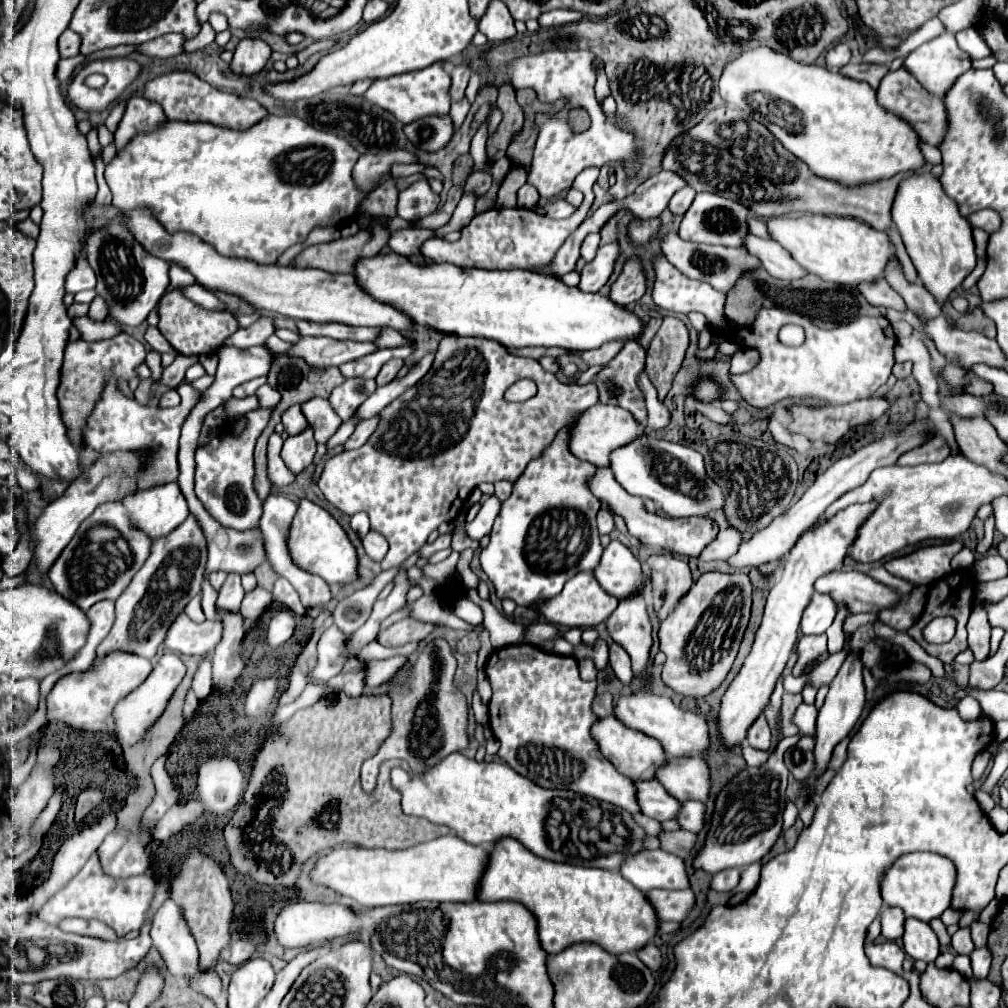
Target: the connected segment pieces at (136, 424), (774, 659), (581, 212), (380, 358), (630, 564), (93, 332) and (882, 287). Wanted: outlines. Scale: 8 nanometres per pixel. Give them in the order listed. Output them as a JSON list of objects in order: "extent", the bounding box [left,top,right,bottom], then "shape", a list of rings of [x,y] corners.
[{"extent":[84,382,202,490],"shape":[[[182,382],[178,390],[182,396],[182,402],[176,408],[164,410],[164,408],[142,406],[136,400],[130,400],[124,394],[120,394],[118,388],[114,384],[110,384],[104,390],[100,404],[94,408],[92,416],[88,418],[84,442],[96,450],[102,450],[102,452],[120,450],[120,448],[146,448],[148,444],[156,444],[160,448],[160,460],[156,460],[156,464],[152,464],[152,468],[148,468],[148,472],[144,472],[144,476],[140,476],[140,490],[150,488],[150,486],[158,486],[164,482],[176,482],[176,478],[178,478],[176,454],[178,454],[180,430],[182,430],[184,420],[192,412],[192,408],[202,398],[202,394],[198,390],[194,390],[194,386],[188,382]]]},{"extent":[718,500,876,746],"shape":[[[876,500],[864,502],[864,504],[852,504],[840,512],[836,512],[832,518],[828,518],[824,524],[816,526],[814,530],[806,530],[798,542],[792,546],[792,550],[786,556],[786,566],[772,586],[764,610],[762,624],[756,632],[756,642],[752,646],[750,656],[746,658],[742,670],[738,676],[732,680],[730,688],[722,696],[722,708],[718,714],[720,722],[720,734],[728,746],[740,744],[746,738],[746,732],[750,724],[762,714],[776,680],[780,678],[786,660],[792,652],[792,648],[798,642],[798,630],[800,630],[800,620],[804,610],[808,608],[812,594],[814,594],[814,582],[830,574],[834,570],[840,570],[864,520],[876,510]]]},{"extent":[422,166,600,270],"shape":[[[590,166],[576,176],[572,188],[584,194],[584,202],[578,208],[578,212],[568,220],[550,220],[546,216],[536,216],[536,212],[524,208],[486,210],[472,218],[472,222],[462,230],[462,238],[458,242],[448,242],[444,238],[426,240],[426,244],[422,244],[424,256],[432,258],[432,262],[436,264],[454,264],[454,266],[484,268],[484,270],[514,270],[514,268],[532,270],[544,266],[552,260],[552,256],[566,242],[566,238],[584,222],[586,212],[594,200],[592,184],[596,182],[598,172],[600,172],[598,168]]]},{"extent":[340,346,412,378],"shape":[[[400,346],[400,348],[388,348],[388,350],[376,350],[368,356],[362,356],[360,360],[352,360],[348,364],[342,364],[340,366],[340,372],[346,376],[346,378],[374,378],[380,368],[392,360],[392,358],[408,358],[412,354],[412,348],[410,346]]]},{"extent":[594,540,650,600],"shape":[[[612,540],[604,550],[594,576],[598,584],[618,600],[630,598],[650,586],[650,578],[642,572],[638,558],[618,540]]]},{"extent":[72,316,122,342],"shape":[[[78,316],[72,320],[76,330],[80,332],[80,338],[86,342],[98,342],[98,340],[108,340],[112,336],[118,336],[122,330],[114,324],[112,318],[106,318],[102,322],[92,320],[90,316]]]},{"extent":[860,280,906,312],"shape":[[[878,280],[876,284],[860,284],[860,292],[872,306],[896,308],[898,312],[906,310],[906,302],[892,290],[892,286],[886,280]]]}]

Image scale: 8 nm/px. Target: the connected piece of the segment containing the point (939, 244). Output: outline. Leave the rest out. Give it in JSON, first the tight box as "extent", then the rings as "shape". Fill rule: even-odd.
{"extent":[892,172,976,306],"shape":[[[930,172],[912,174],[902,180],[900,194],[896,194],[896,204],[892,206],[892,220],[924,288],[928,288],[936,302],[944,306],[950,302],[950,292],[954,292],[976,266],[976,246],[970,222],[960,216],[956,202],[942,190],[942,184]]]}

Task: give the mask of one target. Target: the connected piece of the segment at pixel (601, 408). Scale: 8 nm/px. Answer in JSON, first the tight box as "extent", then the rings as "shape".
{"extent":[570,404,648,468],"shape":[[[596,404],[588,412],[584,412],[584,416],[580,416],[580,420],[574,424],[570,450],[580,460],[592,462],[598,468],[608,468],[610,466],[610,454],[616,448],[622,448],[622,446],[626,446],[626,444],[630,444],[630,442],[634,442],[646,434],[648,434],[646,426],[640,426],[628,410],[624,410],[620,406]]]}

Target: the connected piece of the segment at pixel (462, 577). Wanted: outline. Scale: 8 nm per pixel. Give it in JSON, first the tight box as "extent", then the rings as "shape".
{"extent":[456,549,479,589],"shape":[[[466,549],[460,554],[459,561],[456,566],[458,580],[469,589],[477,589],[479,578],[470,569],[470,562],[474,557],[474,550]]]}

